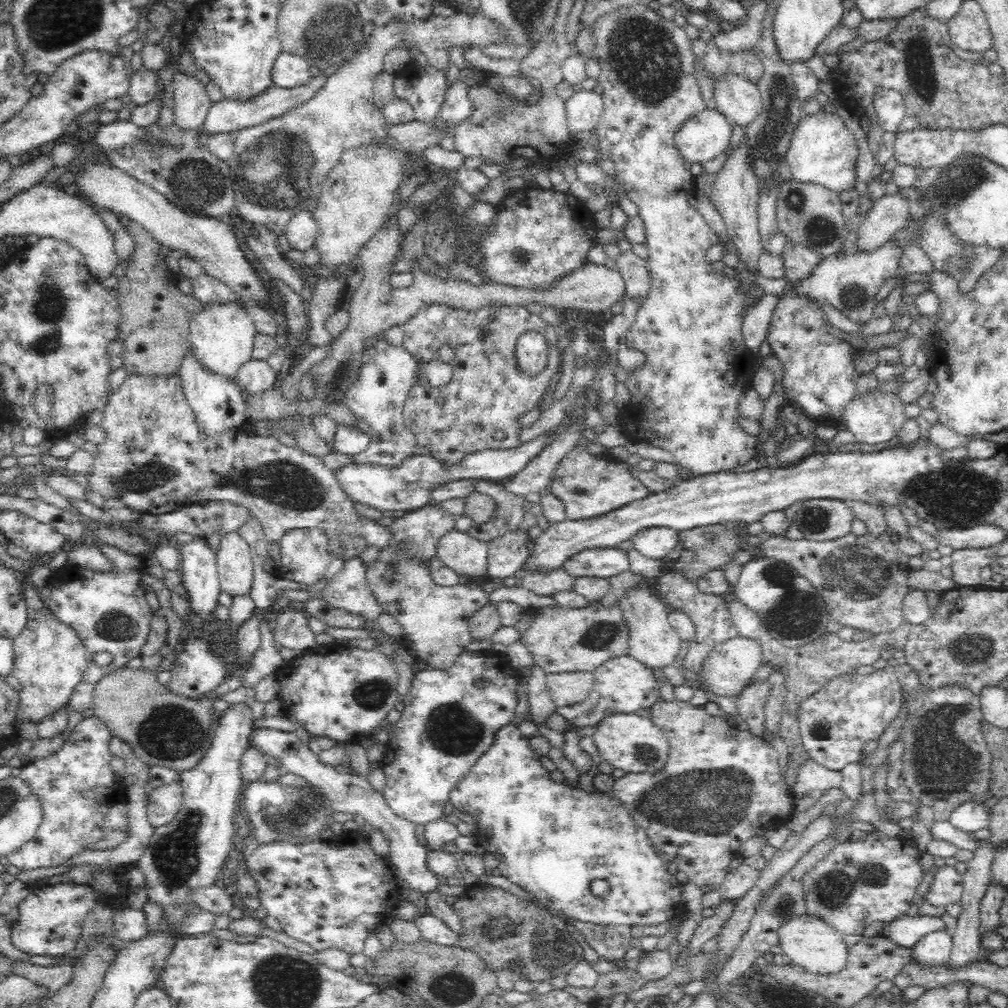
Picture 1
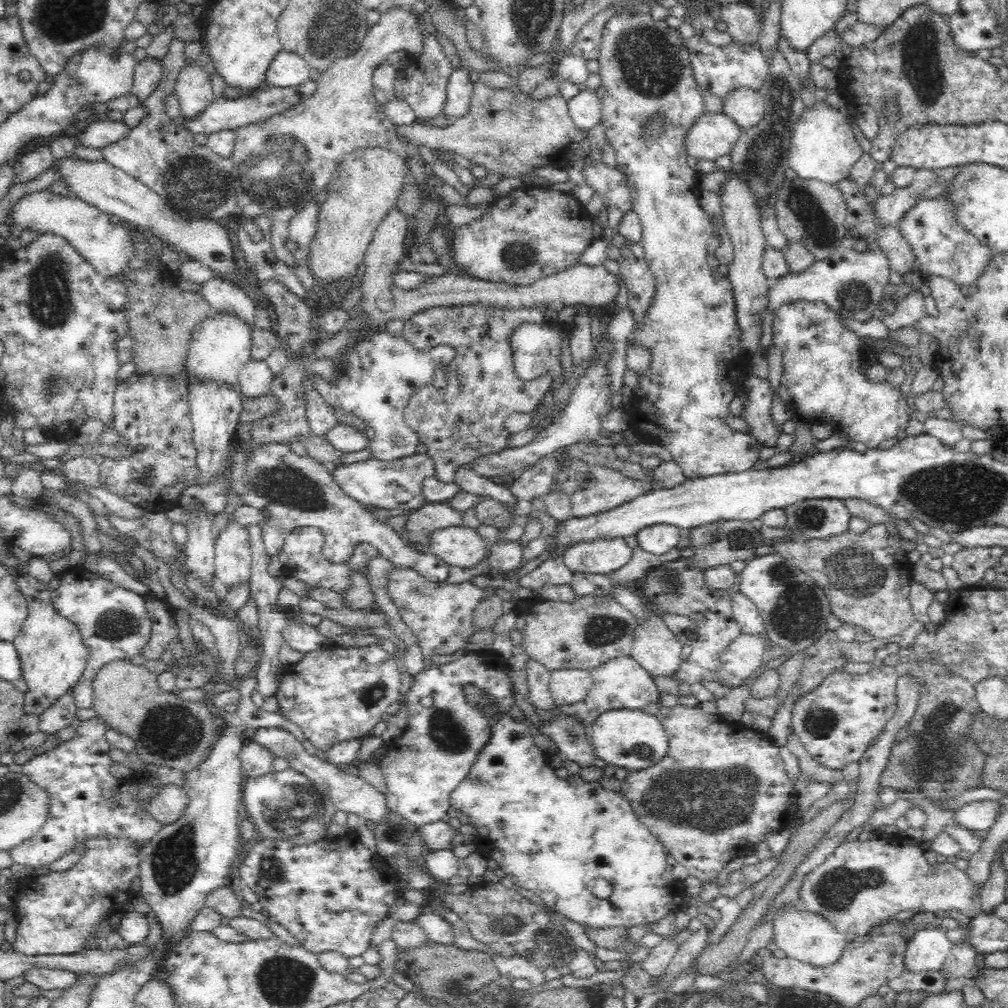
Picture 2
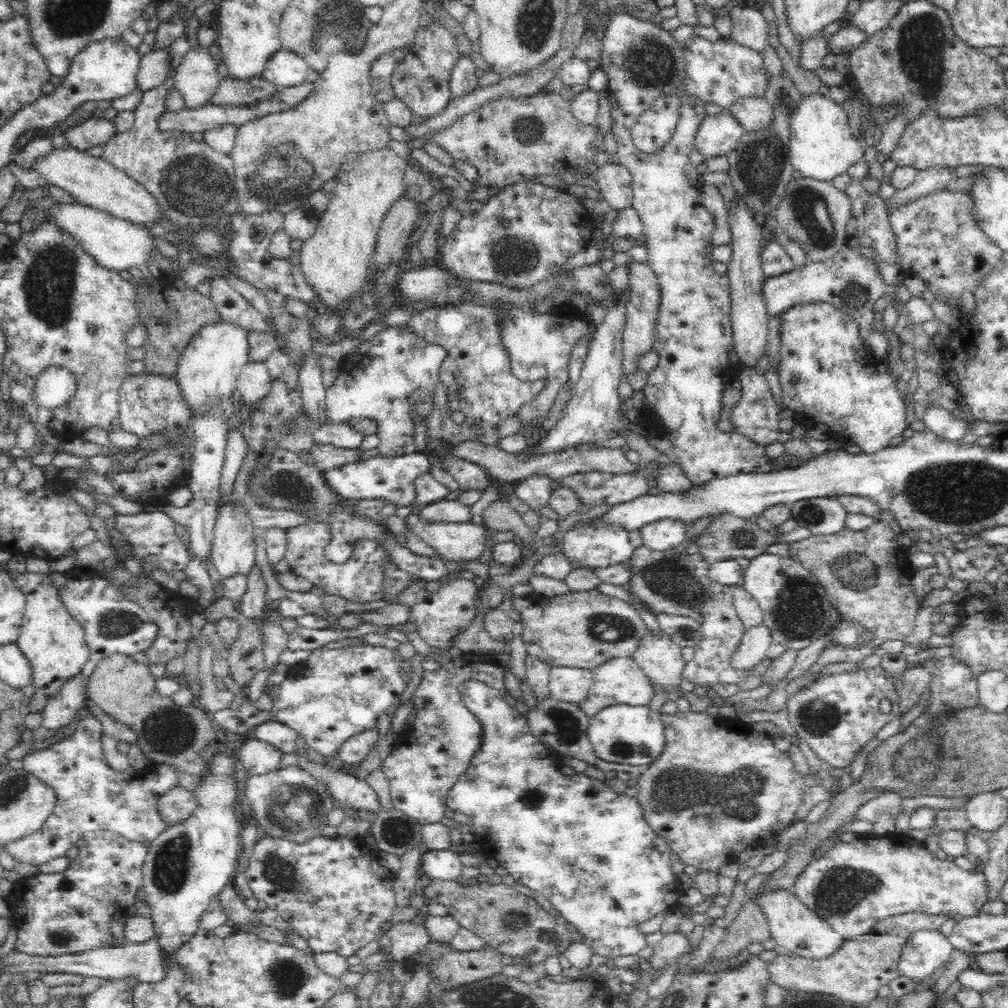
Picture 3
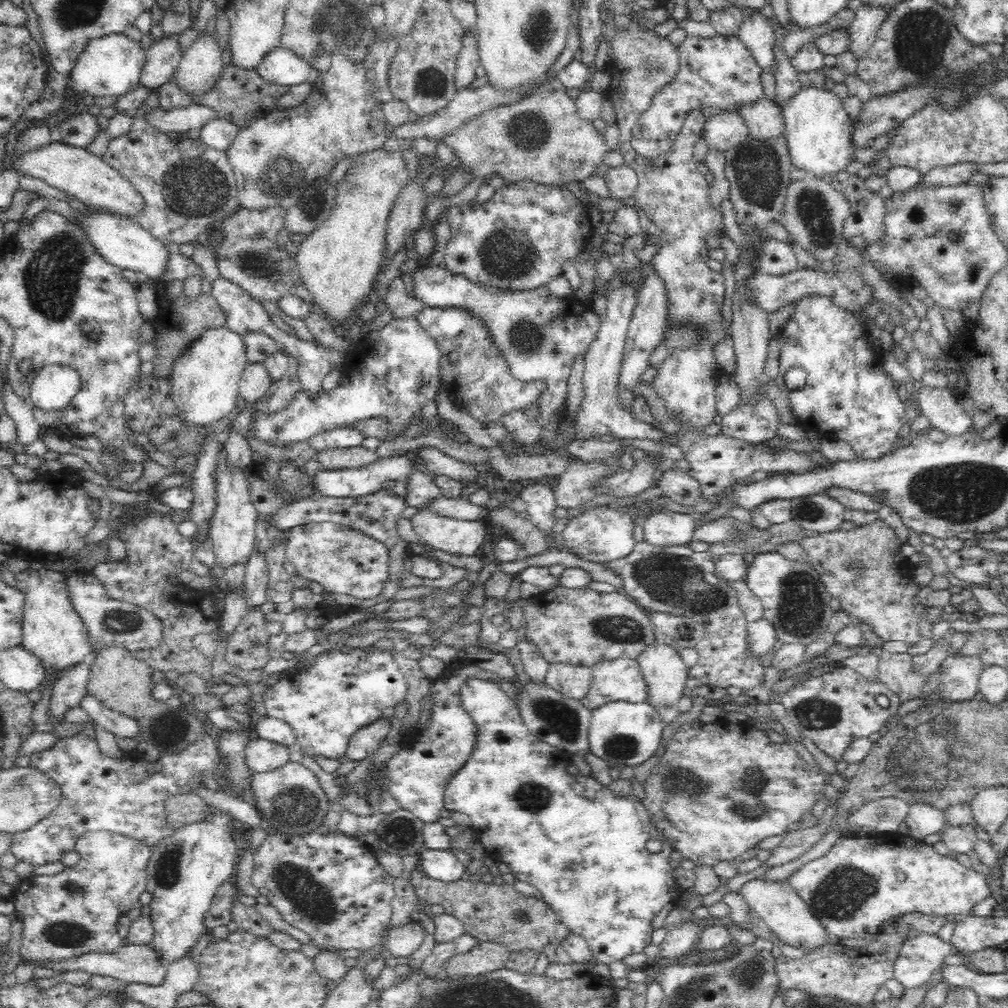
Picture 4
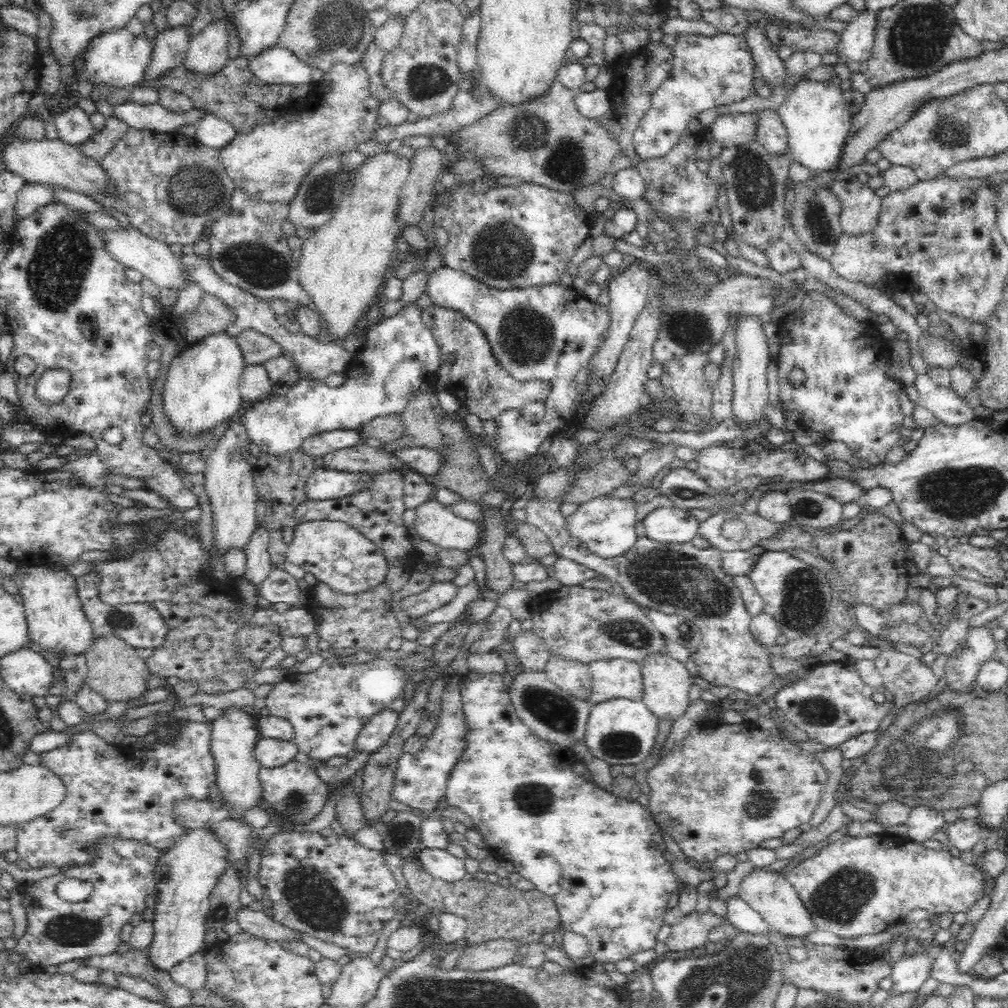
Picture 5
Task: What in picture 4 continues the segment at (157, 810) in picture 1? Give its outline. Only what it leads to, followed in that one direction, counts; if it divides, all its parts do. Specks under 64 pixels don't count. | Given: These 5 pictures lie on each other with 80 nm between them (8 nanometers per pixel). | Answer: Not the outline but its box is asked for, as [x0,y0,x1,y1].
[166,794,208,829]

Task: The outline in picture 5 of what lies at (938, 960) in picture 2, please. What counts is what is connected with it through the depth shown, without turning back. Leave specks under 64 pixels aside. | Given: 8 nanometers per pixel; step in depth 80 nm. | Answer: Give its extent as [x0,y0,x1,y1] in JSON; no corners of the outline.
[888,953,930,997]

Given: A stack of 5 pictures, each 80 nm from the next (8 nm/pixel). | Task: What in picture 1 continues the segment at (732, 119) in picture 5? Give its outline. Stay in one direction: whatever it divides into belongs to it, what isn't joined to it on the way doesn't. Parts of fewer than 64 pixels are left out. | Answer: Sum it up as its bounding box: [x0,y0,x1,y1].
[675,109,732,163]

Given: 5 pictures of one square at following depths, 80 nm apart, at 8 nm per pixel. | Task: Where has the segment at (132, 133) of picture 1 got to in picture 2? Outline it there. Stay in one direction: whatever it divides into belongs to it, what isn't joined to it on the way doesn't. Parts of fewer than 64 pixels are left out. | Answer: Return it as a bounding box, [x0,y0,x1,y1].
[72,119,130,148]

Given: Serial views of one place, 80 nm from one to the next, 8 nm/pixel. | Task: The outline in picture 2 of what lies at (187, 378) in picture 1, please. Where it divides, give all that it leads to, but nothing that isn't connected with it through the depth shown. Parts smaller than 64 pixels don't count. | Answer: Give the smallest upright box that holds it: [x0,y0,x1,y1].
[189,383,242,486]

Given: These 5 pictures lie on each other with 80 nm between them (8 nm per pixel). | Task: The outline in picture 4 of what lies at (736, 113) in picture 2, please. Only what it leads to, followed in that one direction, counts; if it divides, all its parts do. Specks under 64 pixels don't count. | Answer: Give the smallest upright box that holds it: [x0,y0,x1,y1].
[739,97,784,142]

